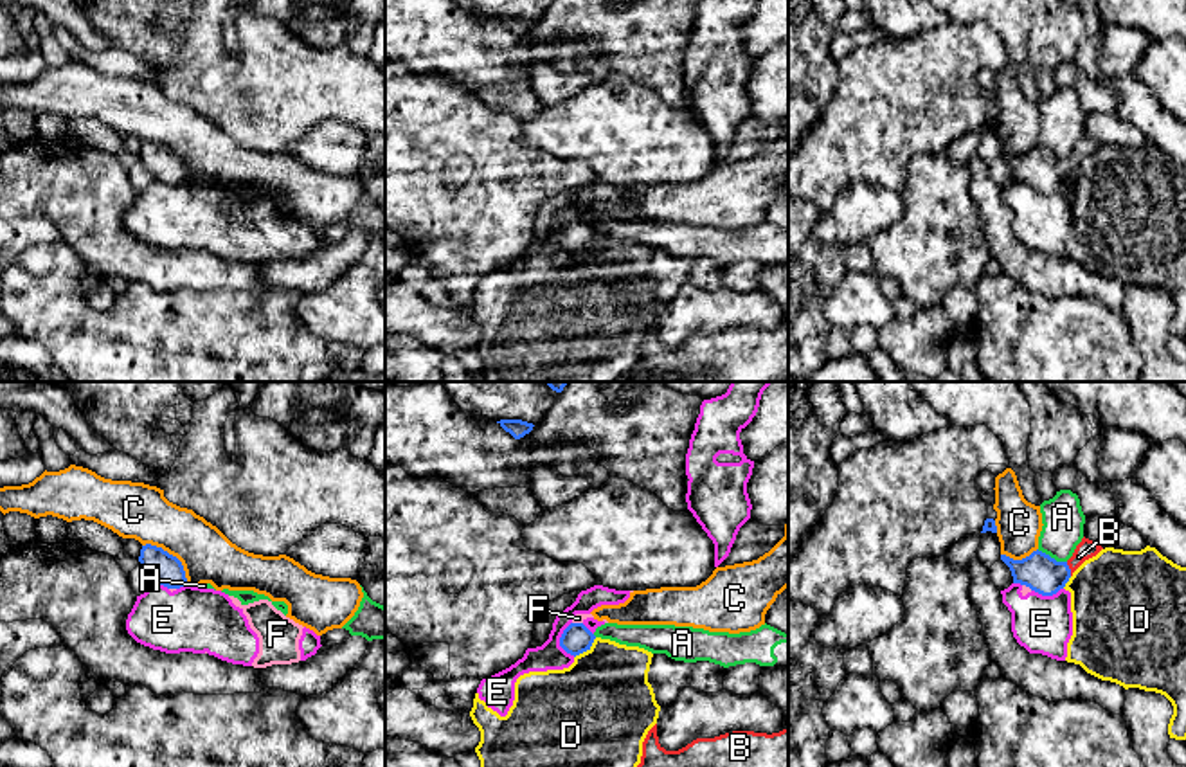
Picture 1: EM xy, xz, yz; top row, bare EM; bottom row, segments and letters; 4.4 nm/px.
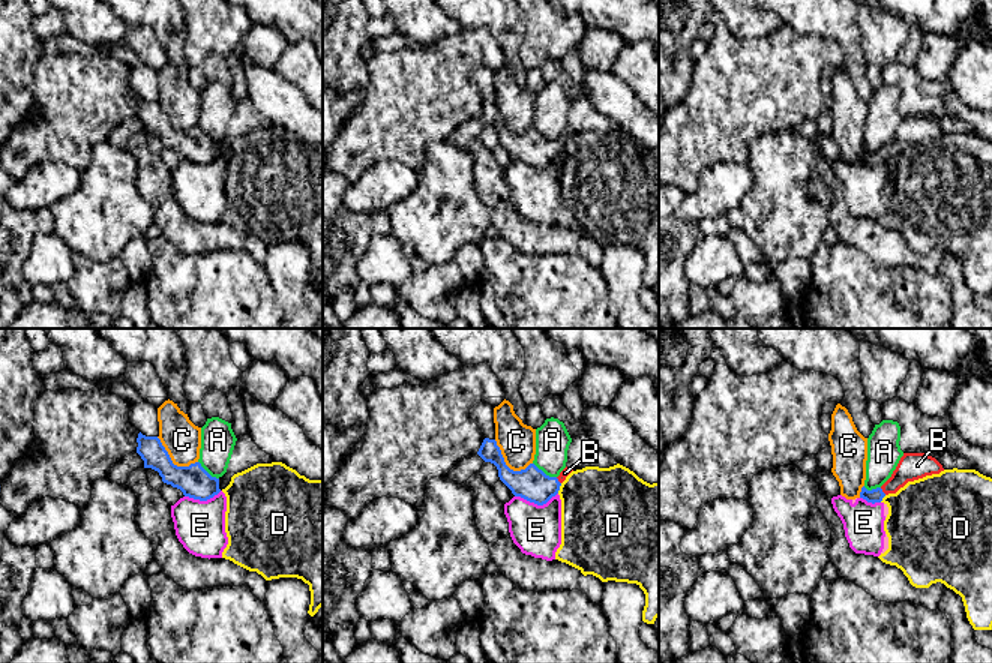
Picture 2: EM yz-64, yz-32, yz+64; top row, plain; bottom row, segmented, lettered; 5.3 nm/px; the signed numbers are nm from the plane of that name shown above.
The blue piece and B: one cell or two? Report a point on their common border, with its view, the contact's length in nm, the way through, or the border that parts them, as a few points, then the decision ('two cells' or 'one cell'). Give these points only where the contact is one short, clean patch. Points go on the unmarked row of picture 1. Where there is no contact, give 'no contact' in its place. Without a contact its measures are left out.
contact yz (1069, 166); length 70 nm; way yz (1039, 168), (1069, 166), (1086, 146); one cell

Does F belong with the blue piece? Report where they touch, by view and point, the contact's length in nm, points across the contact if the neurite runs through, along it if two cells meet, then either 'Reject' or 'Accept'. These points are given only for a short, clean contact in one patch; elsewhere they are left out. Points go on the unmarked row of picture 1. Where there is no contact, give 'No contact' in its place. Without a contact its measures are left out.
Touches blue at xz (578, 220). Shared border 50 nm. Boundary: xz (573, 218), (582, 220). Reject

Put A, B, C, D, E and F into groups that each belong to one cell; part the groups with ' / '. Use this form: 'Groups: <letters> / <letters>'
Groups: A / B / C / D E F

